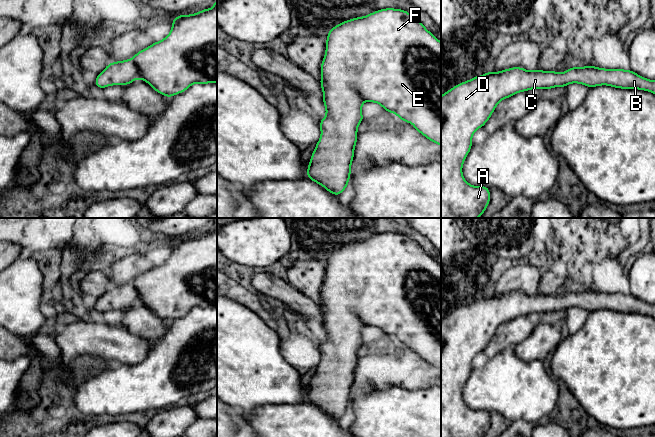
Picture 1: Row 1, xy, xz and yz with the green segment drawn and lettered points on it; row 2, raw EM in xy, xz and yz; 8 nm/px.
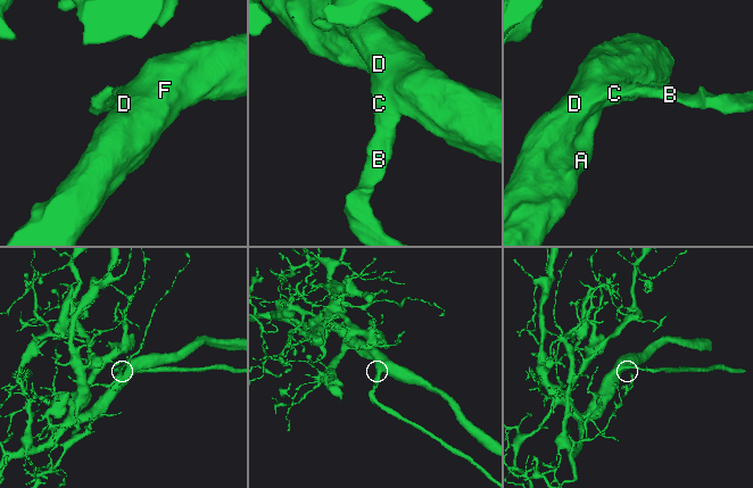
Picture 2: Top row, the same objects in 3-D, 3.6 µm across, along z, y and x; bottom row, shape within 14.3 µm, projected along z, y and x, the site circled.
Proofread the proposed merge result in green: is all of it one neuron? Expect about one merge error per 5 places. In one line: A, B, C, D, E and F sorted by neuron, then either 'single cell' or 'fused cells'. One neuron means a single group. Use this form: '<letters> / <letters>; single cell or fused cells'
A B C D E F; single cell

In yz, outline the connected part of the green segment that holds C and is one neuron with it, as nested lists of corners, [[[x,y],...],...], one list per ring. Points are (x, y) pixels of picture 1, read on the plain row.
[[[593,289],[573,290],[562,297],[512,291],[499,296],[489,295],[457,308],[441,320],[441,437],[484,437],[488,431],[491,413],[470,409],[463,402],[462,390],[472,372],[473,358],[486,348],[499,326],[519,316],[565,312],[571,307],[583,308],[589,312],[607,309],[620,313],[638,313],[655,318],[655,304],[646,303],[631,293],[604,293]]]

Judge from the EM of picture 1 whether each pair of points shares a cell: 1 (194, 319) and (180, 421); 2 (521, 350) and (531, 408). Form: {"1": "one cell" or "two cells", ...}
{"1": "two cells", "2": "two cells"}

